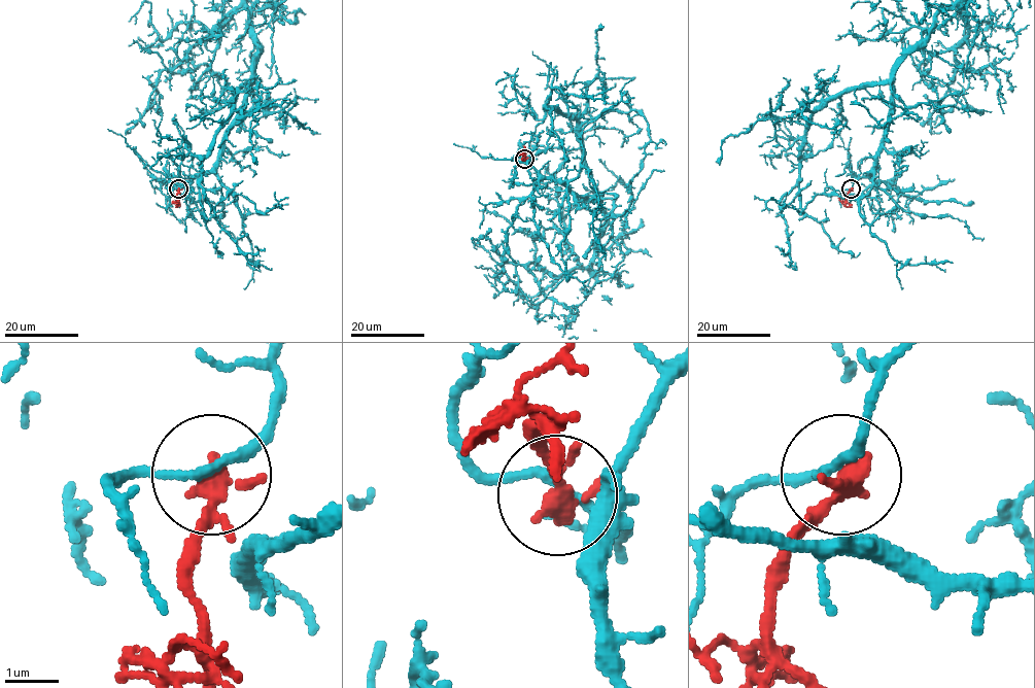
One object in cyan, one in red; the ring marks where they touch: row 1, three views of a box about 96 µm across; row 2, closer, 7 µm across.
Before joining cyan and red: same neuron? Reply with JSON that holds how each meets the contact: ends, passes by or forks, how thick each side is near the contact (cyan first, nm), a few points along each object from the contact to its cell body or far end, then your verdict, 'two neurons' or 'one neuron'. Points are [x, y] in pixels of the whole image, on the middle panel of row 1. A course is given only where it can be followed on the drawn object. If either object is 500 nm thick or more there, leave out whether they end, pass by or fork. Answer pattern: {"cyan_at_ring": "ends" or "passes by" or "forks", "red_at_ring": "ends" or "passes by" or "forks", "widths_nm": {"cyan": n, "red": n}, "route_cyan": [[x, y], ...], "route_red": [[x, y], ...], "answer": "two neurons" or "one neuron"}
{"cyan_at_ring": "passes by", "red_at_ring": "passes by", "widths_nm": {"cyan": 160, "red": 320}, "route_red": [[524, 159], [523, 146]], "answer": "two neurons"}

